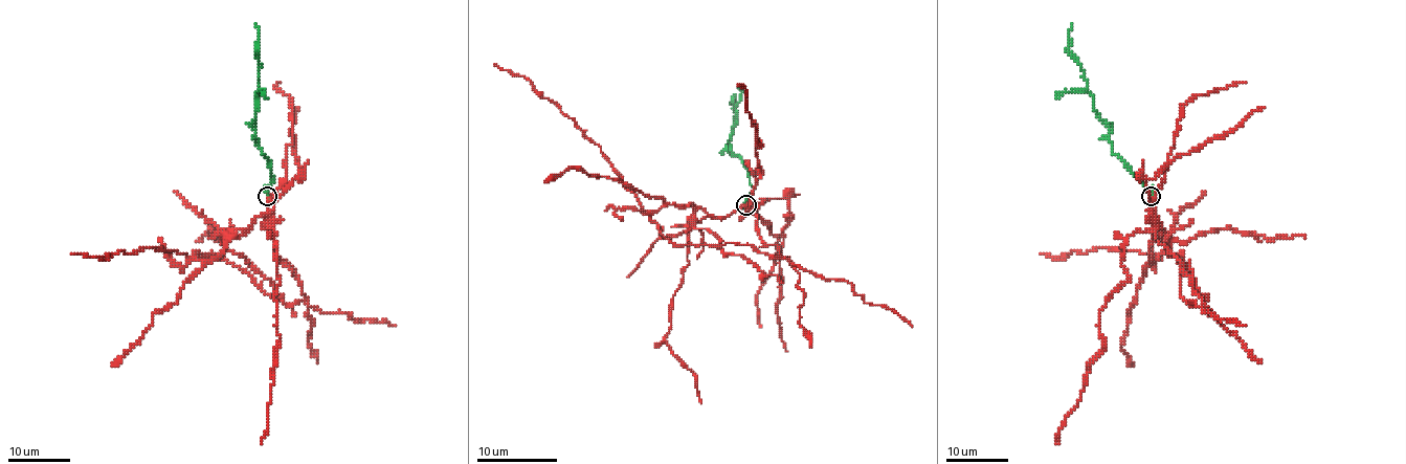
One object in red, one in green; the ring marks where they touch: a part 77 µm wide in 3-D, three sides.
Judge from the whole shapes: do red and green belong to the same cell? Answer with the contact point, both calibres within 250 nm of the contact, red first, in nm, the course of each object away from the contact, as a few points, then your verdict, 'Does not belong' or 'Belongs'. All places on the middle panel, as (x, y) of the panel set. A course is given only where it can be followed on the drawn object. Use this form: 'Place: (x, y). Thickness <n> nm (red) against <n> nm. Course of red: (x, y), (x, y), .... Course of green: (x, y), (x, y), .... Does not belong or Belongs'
Place: (745, 205). Thickness 190 nm (red) against 200 nm. Course of red: (745, 204), (721, 219), (693, 204), (661, 206), (651, 219), (677, 245), (748, 245), (848, 281), (912, 327). Course of green: (745, 204), (753, 186), (750, 171), (728, 148), (735, 124), (735, 97), (729, 104). Does not belong

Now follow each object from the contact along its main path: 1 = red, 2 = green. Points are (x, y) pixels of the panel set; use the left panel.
1: (267, 197), (267, 211), (223, 251), (206, 262), (194, 256), (222, 256), (290, 306), (304, 302), (396, 326)
2: (267, 195), (273, 175), (270, 162), (261, 152), (252, 126), (259, 82), (259, 30), (254, 24)

